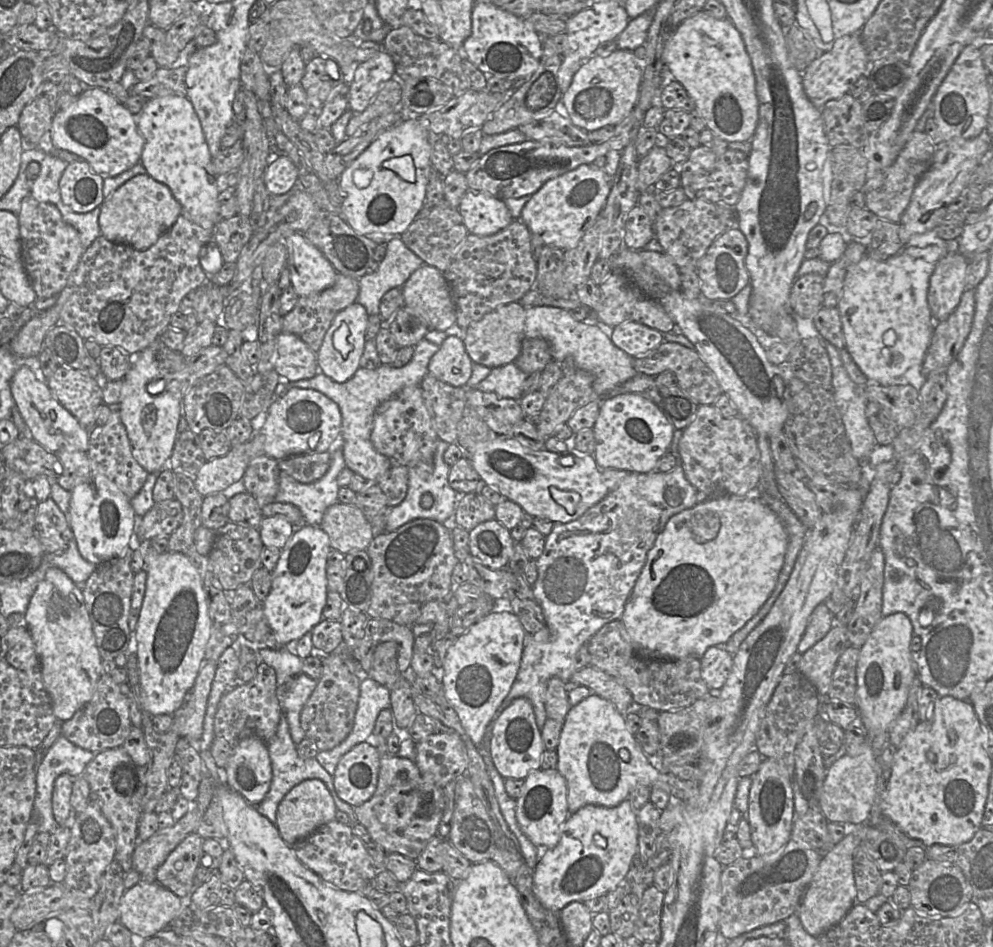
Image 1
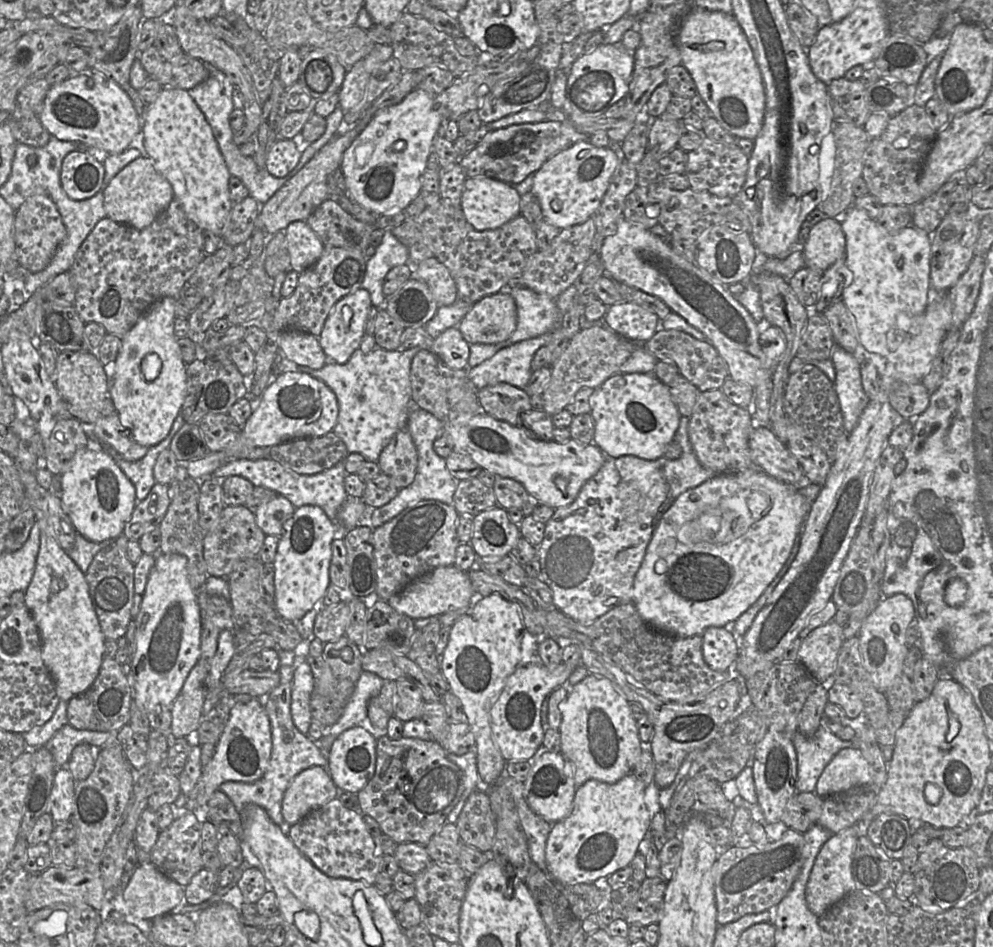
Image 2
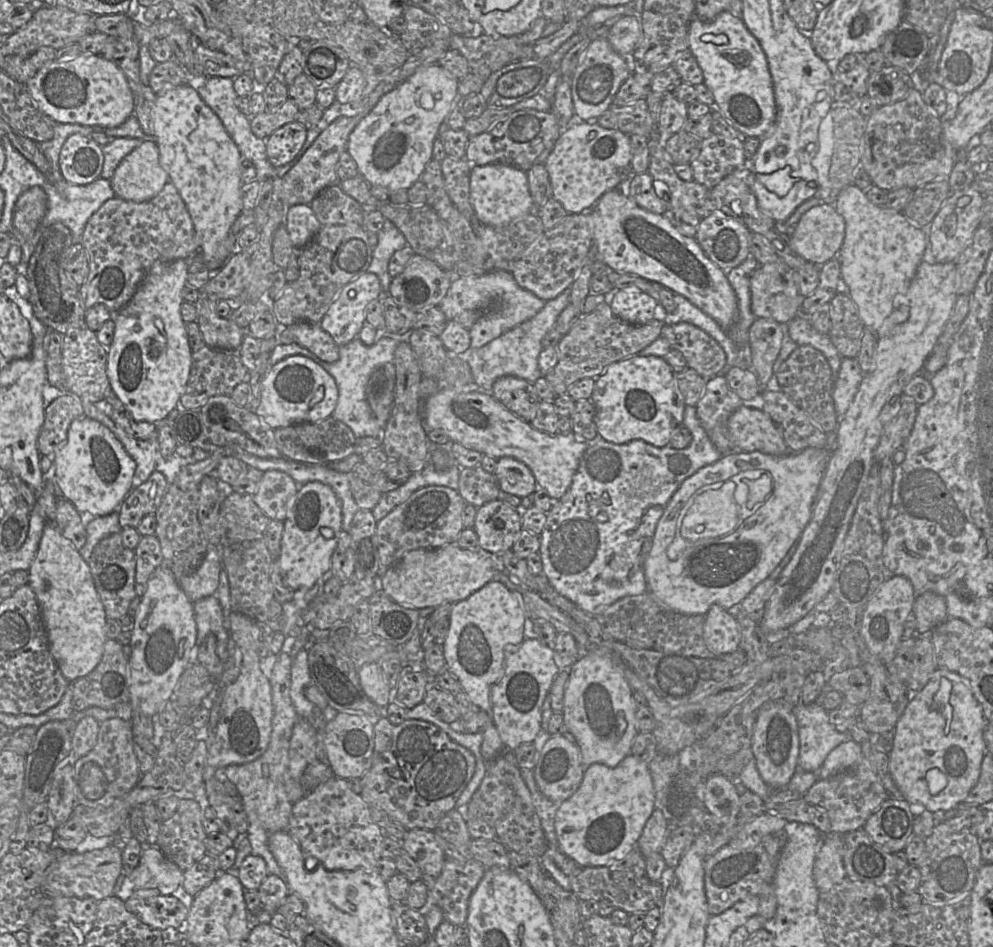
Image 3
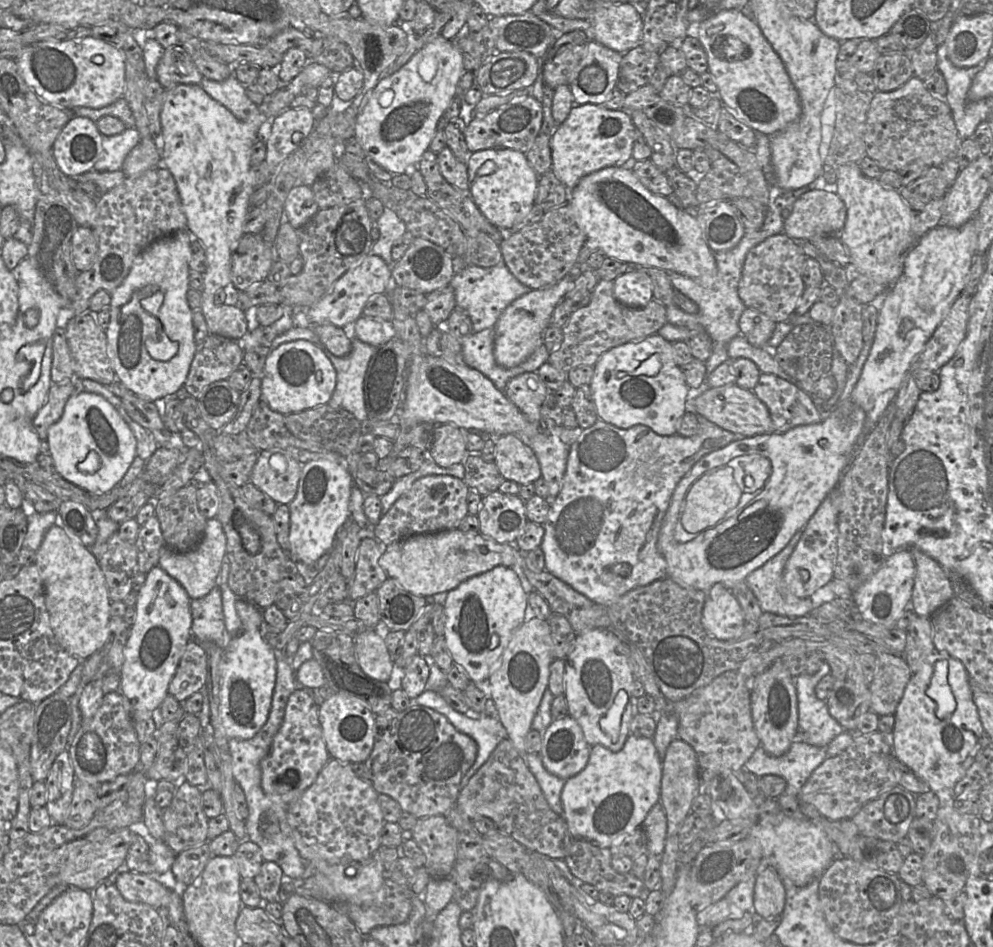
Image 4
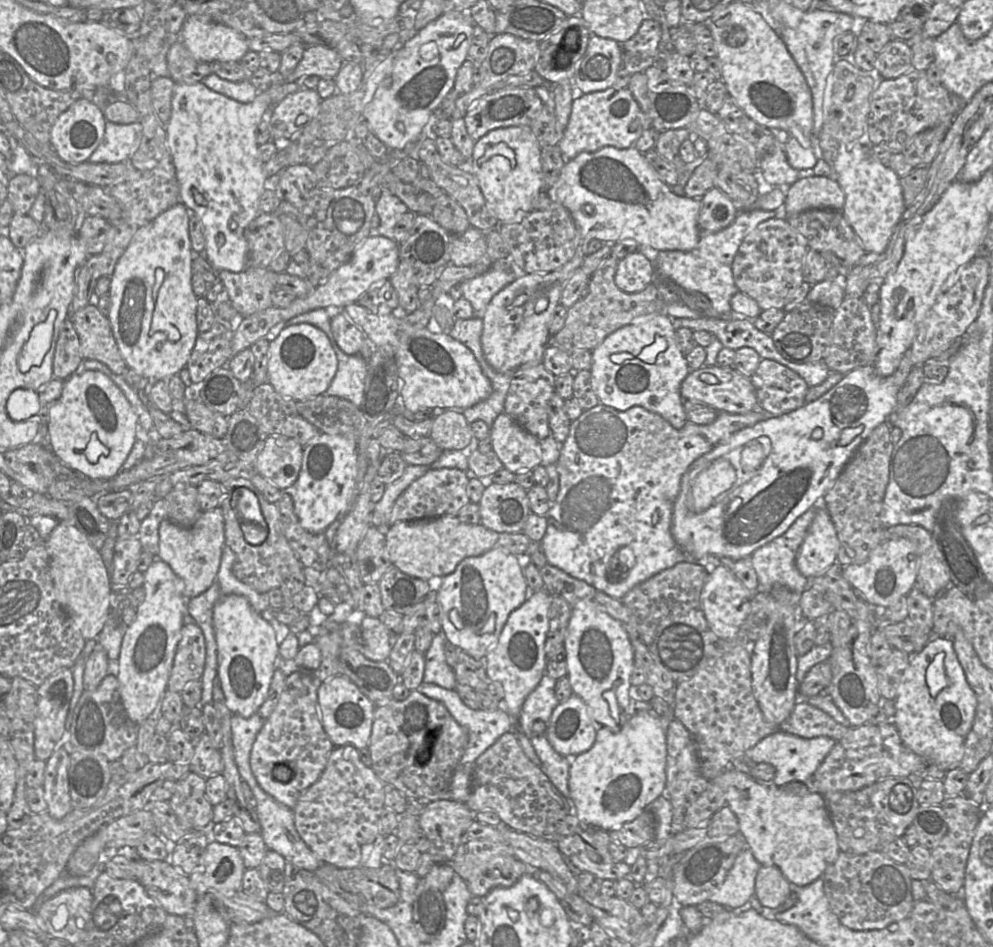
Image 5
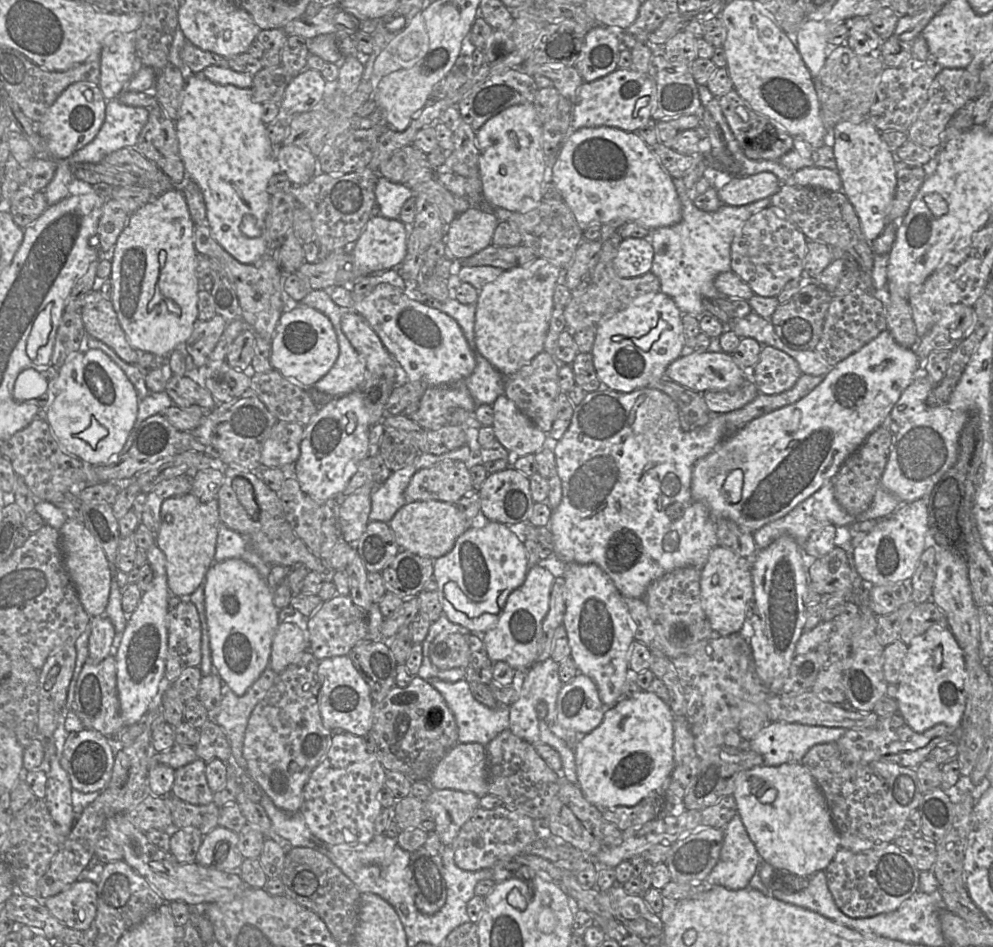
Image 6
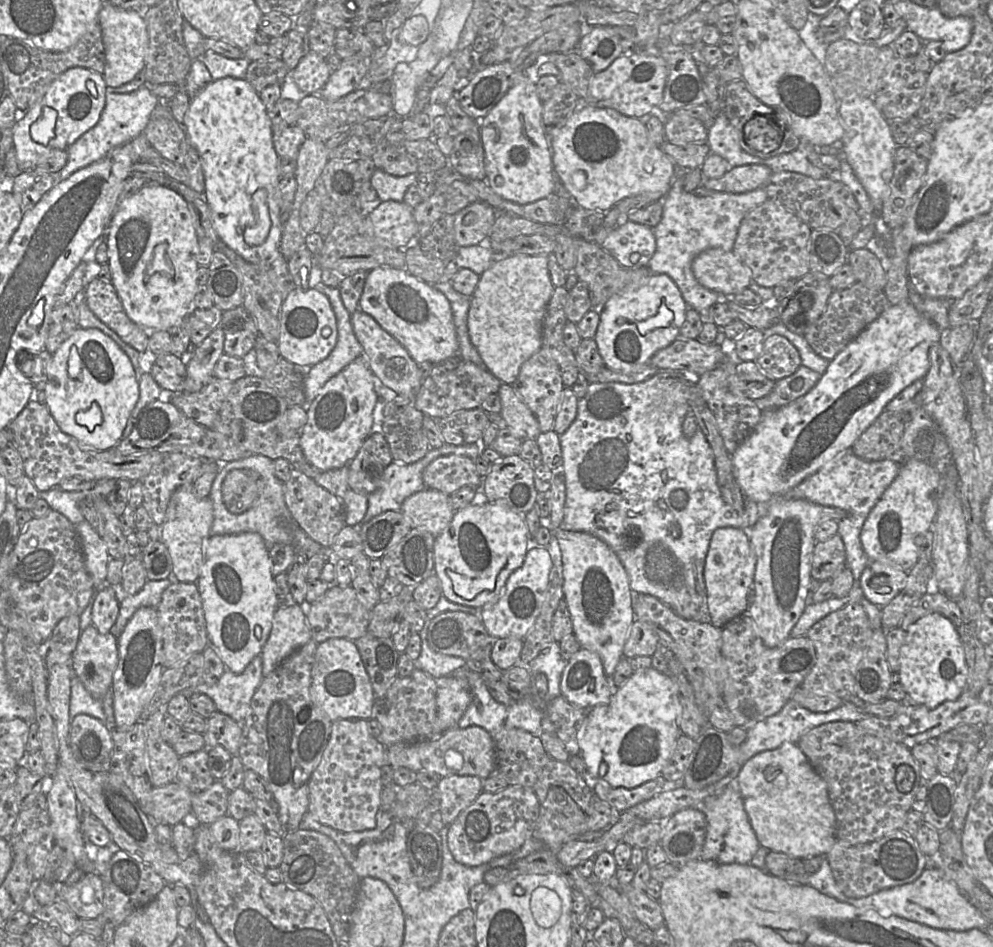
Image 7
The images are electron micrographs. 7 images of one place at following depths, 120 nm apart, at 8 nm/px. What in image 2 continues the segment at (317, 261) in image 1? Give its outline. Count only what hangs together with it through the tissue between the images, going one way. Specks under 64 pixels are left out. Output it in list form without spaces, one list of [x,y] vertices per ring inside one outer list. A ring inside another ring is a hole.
[[[306,221],[290,223],[285,232],[291,269],[300,274],[321,257],[324,245]]]

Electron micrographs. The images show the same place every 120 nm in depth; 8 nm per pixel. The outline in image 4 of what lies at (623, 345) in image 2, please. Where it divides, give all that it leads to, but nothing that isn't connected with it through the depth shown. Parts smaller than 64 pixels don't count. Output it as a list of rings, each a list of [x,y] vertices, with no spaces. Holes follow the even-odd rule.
[[[599,280],[592,291],[590,303],[572,313],[562,328],[561,344],[549,355],[548,362],[553,367],[568,373],[578,366],[594,366],[606,351],[622,344],[640,342],[646,337],[658,333],[667,322],[666,306],[661,302],[653,298],[644,307],[625,306],[615,299],[613,286],[612,281]]]

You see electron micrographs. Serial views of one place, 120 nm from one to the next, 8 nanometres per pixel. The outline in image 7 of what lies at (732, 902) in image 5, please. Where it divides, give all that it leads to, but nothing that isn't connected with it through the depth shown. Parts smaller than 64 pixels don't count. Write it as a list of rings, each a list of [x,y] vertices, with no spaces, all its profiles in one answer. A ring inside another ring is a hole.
[[[731,781],[717,795],[702,804],[707,822],[707,833],[701,858],[721,864],[749,864],[760,845],[745,811],[737,782]]]

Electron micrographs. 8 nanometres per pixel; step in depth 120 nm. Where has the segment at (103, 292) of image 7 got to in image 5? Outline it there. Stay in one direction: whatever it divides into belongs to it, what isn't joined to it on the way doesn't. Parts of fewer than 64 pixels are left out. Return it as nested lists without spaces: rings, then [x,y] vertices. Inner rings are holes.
[[[94,303],[70,314],[80,341],[82,360],[96,360],[106,365],[114,374],[128,372],[114,339],[110,322]]]

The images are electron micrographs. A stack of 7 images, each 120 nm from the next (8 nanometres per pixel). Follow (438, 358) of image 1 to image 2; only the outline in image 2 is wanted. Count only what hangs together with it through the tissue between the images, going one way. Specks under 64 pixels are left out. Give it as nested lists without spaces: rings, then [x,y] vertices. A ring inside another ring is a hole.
[[[452,327],[440,334],[430,350],[451,369],[465,369],[468,365],[470,344],[463,338],[458,327]]]

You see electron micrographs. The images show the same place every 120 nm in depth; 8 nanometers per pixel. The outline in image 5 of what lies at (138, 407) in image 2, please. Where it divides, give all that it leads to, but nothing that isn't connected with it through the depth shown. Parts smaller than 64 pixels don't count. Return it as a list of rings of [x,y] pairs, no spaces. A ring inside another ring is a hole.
[[[180,201],[137,230],[111,276],[108,319],[114,339],[128,367],[150,382],[179,374],[187,366],[199,334],[196,322],[198,298],[191,282],[193,259],[188,208]]]

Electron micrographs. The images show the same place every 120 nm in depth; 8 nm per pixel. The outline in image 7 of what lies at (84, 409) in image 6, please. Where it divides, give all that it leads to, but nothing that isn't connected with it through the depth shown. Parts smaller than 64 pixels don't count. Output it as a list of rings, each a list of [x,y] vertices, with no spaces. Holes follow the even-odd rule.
[[[79,327],[49,361],[45,404],[60,429],[81,444],[109,450],[121,440],[139,399],[139,382],[130,358],[102,331]]]

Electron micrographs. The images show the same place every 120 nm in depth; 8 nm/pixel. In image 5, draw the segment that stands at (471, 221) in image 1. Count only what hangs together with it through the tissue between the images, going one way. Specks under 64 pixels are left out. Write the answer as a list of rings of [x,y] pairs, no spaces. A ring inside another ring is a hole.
[[[530,127],[496,128],[474,141],[473,173],[489,211],[501,224],[519,222],[533,210],[535,199],[543,189],[540,152]]]

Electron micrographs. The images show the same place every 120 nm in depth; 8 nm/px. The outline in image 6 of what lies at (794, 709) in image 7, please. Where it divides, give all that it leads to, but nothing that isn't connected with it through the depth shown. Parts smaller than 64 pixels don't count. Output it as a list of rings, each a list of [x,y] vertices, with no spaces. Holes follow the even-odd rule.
[[[770,722],[763,727],[750,741],[749,749],[763,757],[764,765],[779,766],[782,764],[802,763],[807,751],[817,744],[837,742],[847,729],[840,727],[810,726],[799,723]]]

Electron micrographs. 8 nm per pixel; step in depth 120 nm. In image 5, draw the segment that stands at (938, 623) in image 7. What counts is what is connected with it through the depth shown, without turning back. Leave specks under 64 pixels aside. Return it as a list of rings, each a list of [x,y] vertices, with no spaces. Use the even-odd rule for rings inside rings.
[[[934,636],[920,651],[910,655],[910,663],[902,675],[897,690],[897,711],[892,722],[898,729],[903,743],[909,749],[947,772],[959,767],[963,759],[965,740],[975,720],[977,696],[967,682],[952,639]]]

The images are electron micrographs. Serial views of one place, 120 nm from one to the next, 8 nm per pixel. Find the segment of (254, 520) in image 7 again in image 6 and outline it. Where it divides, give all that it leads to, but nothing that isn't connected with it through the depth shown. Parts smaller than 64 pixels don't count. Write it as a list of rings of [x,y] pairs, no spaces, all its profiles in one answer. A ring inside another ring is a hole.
[[[220,520],[218,530],[215,562],[238,558],[252,565],[257,571],[268,576],[271,566],[252,548],[250,543],[238,532],[228,528]]]

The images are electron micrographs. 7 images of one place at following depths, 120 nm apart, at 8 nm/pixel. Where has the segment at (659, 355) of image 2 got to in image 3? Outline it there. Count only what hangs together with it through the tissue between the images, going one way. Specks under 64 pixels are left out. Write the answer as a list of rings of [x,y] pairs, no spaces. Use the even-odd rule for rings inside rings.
[[[685,322],[664,325],[660,336],[667,339],[671,349],[681,352],[687,366],[706,381],[727,370],[723,349],[700,328]]]

